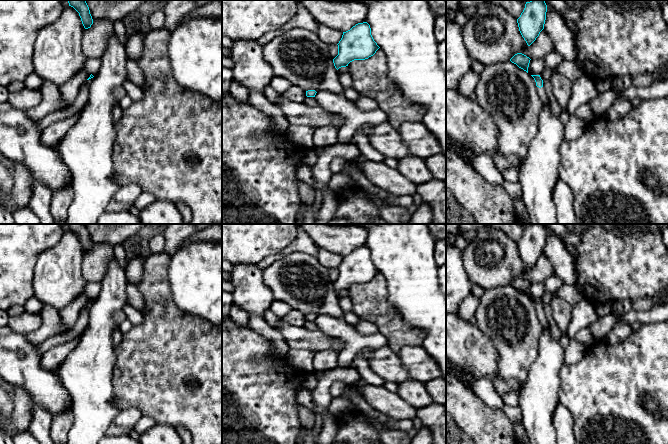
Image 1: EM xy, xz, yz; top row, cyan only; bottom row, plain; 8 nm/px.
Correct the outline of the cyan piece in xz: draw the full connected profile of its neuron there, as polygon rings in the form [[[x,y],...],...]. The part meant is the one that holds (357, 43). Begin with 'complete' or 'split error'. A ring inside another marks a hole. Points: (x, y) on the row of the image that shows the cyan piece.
complete; [[[367,22],[358,23],[343,32],[338,45],[338,55],[333,59],[335,68],[346,67],[354,60],[365,60],[373,56],[380,48],[371,35]]]

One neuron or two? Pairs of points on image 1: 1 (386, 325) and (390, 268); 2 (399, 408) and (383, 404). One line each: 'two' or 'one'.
1: two
2: one

